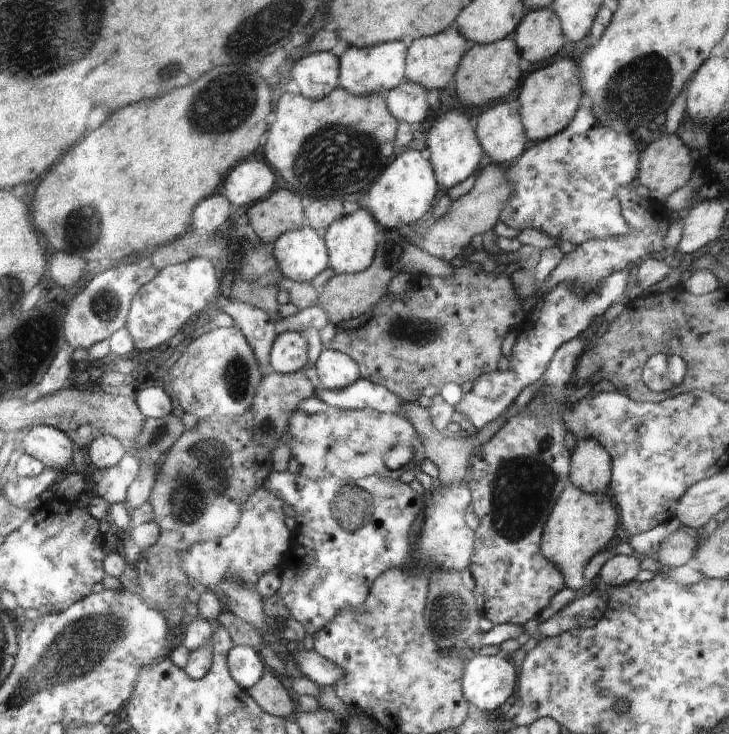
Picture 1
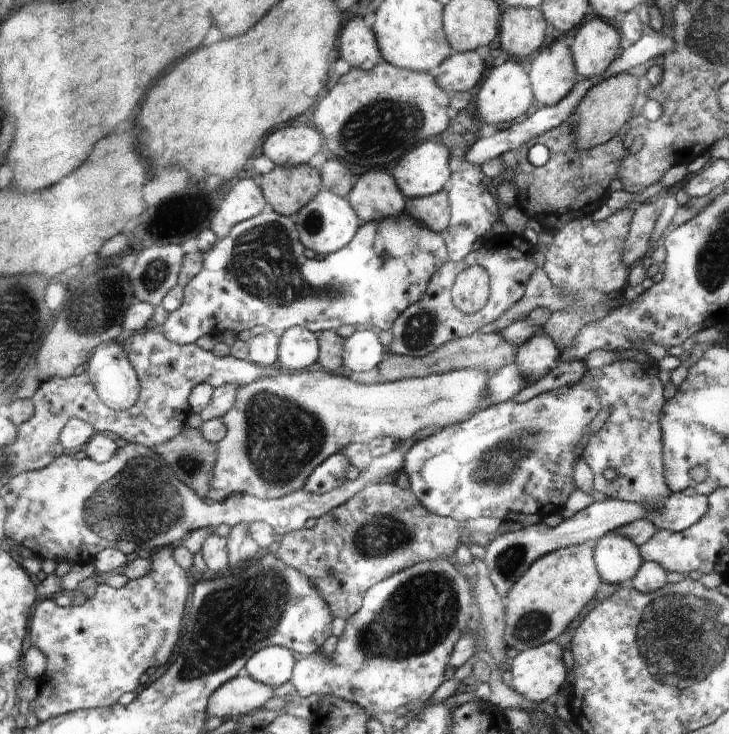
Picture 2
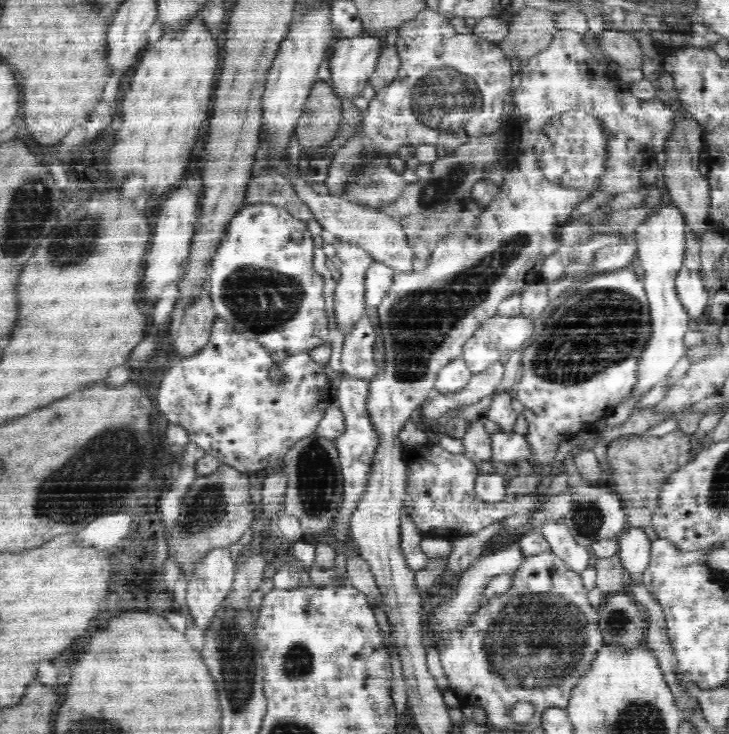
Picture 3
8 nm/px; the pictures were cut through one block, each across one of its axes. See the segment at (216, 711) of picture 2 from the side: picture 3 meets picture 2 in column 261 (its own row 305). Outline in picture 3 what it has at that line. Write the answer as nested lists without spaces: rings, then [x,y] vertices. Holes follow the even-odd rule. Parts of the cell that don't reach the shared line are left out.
[[[682,266],[675,278],[675,287],[689,320],[700,320],[709,310],[712,293],[704,285],[700,272]]]

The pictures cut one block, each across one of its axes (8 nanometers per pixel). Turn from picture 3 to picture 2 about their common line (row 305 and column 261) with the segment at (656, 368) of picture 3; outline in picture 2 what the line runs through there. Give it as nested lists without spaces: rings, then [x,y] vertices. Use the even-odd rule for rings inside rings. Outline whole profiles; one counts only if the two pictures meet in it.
[[[270,645],[261,648],[245,664],[243,673],[254,680],[278,688],[293,678],[297,661],[289,648]]]

